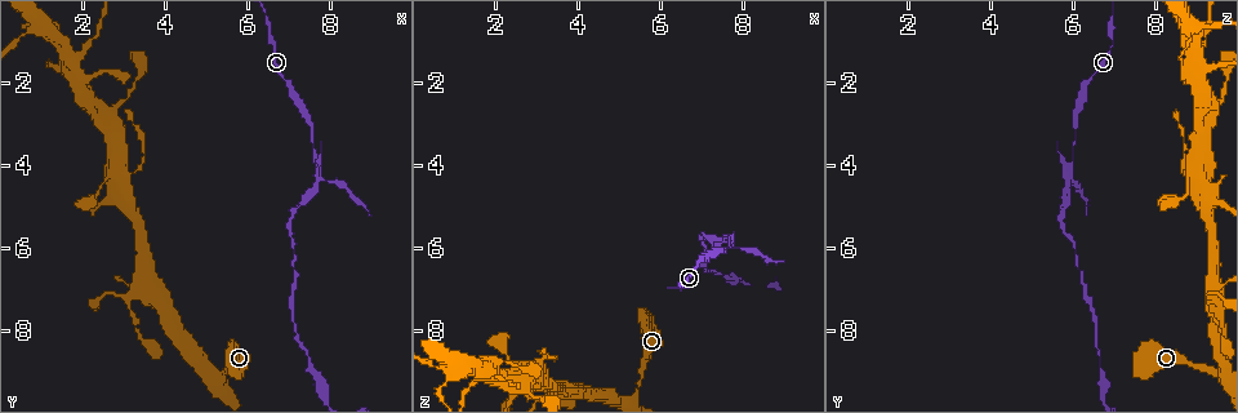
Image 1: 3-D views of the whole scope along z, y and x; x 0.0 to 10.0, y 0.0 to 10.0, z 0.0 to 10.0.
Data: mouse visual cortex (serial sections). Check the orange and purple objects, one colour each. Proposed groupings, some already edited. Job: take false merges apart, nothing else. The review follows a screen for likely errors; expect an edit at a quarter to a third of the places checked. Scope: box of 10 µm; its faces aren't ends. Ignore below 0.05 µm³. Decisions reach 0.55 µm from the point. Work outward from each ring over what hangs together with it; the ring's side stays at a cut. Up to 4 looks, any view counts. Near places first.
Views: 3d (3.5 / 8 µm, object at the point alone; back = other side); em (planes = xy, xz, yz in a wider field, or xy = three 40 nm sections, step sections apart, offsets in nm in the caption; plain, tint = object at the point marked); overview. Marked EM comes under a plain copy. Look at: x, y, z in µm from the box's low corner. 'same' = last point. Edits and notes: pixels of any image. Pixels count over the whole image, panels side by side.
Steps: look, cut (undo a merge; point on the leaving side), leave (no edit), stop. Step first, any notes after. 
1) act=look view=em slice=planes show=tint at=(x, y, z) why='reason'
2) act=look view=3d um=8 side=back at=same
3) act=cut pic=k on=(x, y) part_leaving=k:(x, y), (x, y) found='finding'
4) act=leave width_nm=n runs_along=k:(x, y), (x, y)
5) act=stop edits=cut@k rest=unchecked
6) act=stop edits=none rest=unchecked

act=look view=3d um=3.5 side=back at=(2.80, 7.15, 9.25) why='abrupt turn'

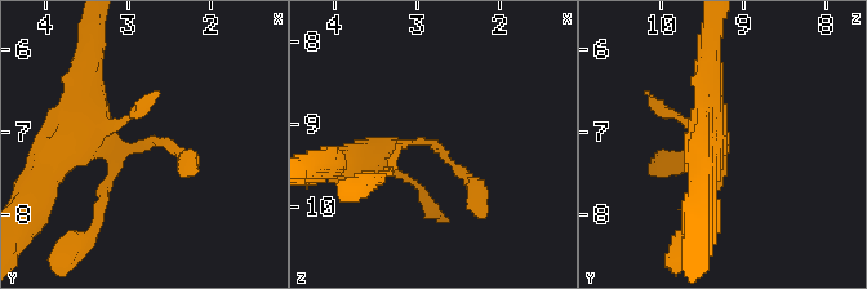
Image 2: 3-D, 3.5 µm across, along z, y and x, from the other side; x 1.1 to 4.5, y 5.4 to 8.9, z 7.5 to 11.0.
act=look view=em slice=xy step=5 show=tint at=(2.75, 7.15, 9.30) arm_widths_nm=250,400

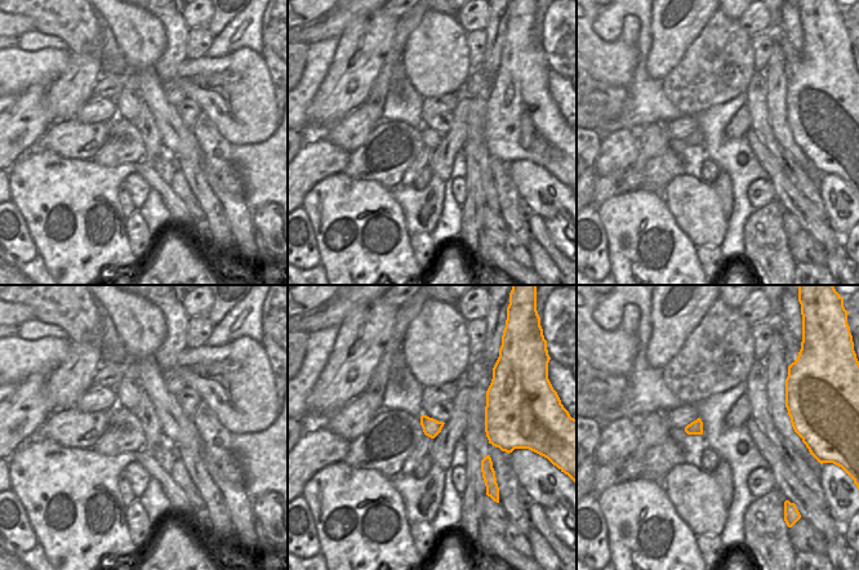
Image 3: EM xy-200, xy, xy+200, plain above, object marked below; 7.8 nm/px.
act=leave runs_along=2:(361, 161), (428, 142), (480, 204) found='one cell here'

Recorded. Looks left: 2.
act=look view=3d um=3.5 at=(2.80, 4.30, 9.10) why='sharp bend'

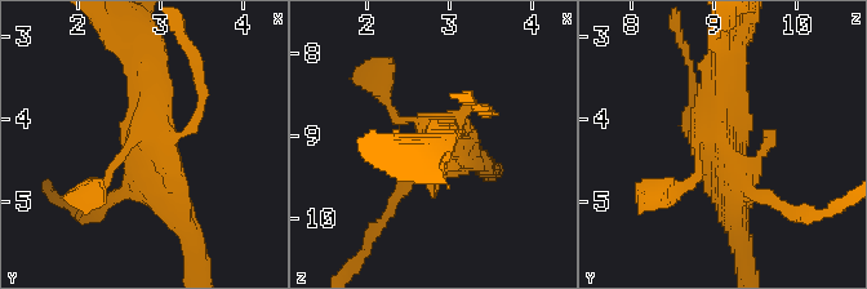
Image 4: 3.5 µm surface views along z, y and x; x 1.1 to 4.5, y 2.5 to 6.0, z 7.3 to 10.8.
act=look view=em slice=xy step=1 show=tint at=(2.85, 4.25, 9.05)

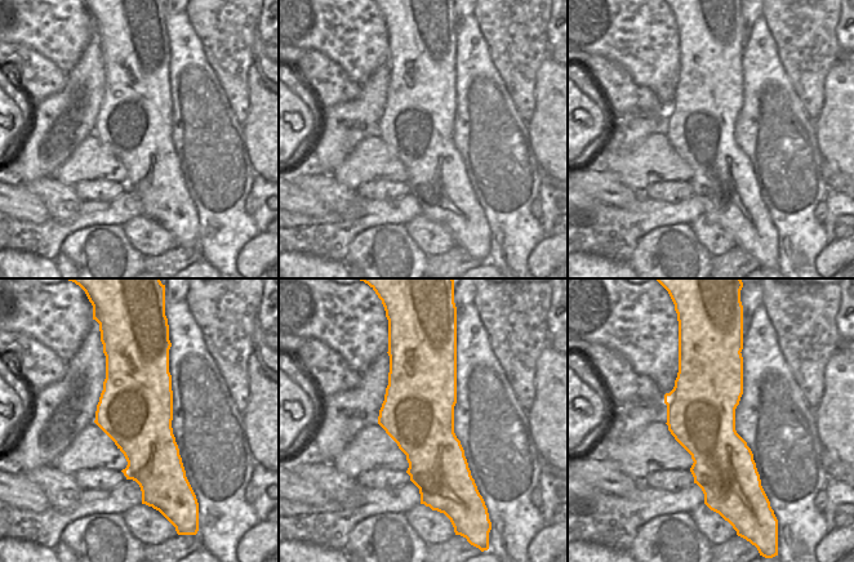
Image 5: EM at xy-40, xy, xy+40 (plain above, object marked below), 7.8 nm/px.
act=leave runs_along=4:(181, 216), (149, 155), (145, 53) found='continuous, no second cell'

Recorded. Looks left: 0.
act=stop edits=none rest=unchecked

